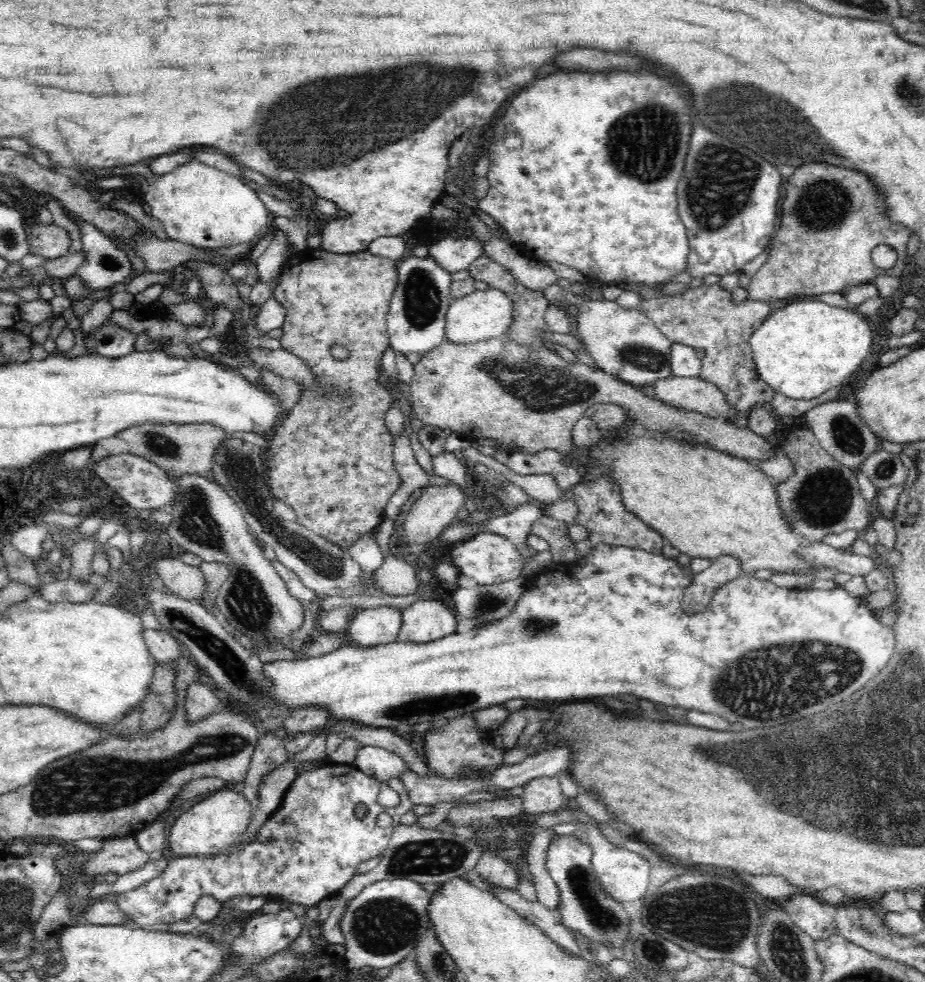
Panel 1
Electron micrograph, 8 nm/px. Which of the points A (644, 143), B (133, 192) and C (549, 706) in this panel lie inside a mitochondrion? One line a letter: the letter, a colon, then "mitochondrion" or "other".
A: mitochondrion
B: other
C: other

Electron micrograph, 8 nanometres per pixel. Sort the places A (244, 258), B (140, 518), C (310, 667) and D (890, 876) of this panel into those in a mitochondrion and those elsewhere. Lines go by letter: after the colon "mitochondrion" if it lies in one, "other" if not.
A: other
B: other
C: other
D: other

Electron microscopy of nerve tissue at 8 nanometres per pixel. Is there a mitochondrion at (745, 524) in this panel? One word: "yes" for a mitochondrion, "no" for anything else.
no

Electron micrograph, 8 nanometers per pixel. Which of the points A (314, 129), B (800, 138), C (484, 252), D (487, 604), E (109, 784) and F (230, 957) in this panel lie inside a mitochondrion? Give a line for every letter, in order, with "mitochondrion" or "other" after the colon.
A: mitochondrion
B: mitochondrion
C: other
D: mitochondrion
E: mitochondrion
F: other

